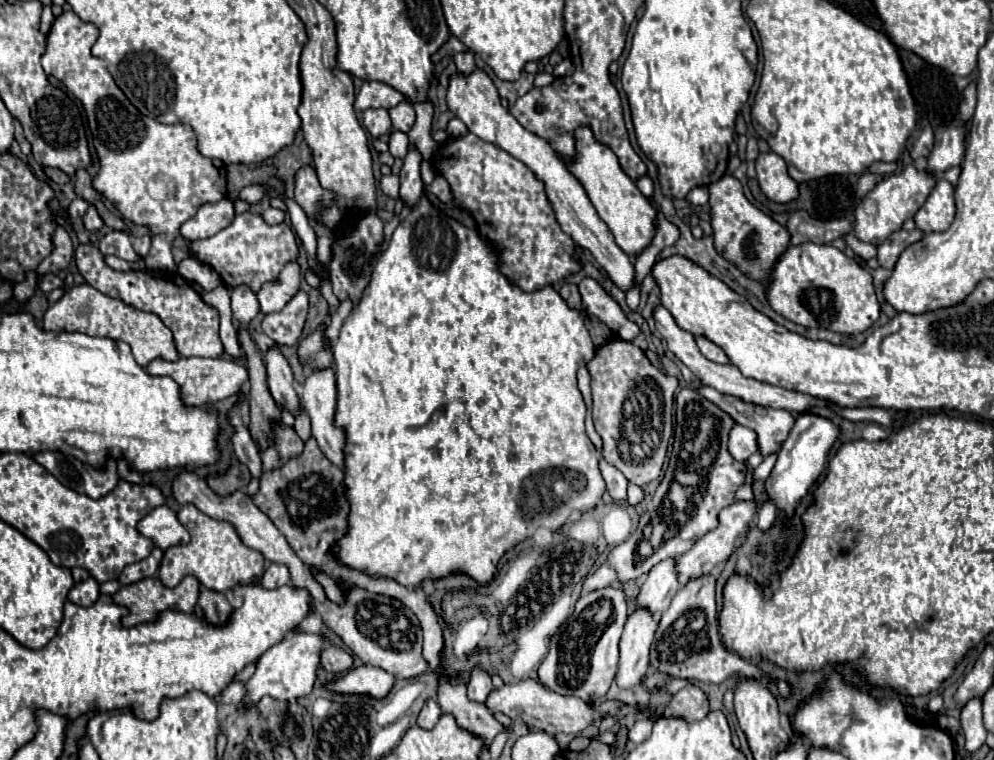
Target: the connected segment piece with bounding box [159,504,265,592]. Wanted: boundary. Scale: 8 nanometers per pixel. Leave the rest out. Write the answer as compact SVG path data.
M193 504L181 506L181 510L177 512L177 518L189 530L191 542L165 550L165 556L159 568L159 580L167 588L177 586L185 576L195 576L205 588L211 588L215 592L227 592L235 584L239 582L249 584L265 572L263 554L245 546L231 522L209 518L207 514L197 510Z

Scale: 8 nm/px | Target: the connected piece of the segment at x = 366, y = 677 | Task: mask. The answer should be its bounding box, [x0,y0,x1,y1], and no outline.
[325,664,393,698]

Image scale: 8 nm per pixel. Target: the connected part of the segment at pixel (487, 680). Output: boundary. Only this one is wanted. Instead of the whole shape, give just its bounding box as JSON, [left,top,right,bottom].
[467,668,493,704]

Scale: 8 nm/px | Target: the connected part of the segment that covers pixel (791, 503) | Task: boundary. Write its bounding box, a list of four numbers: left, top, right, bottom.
[765,414,841,514]

